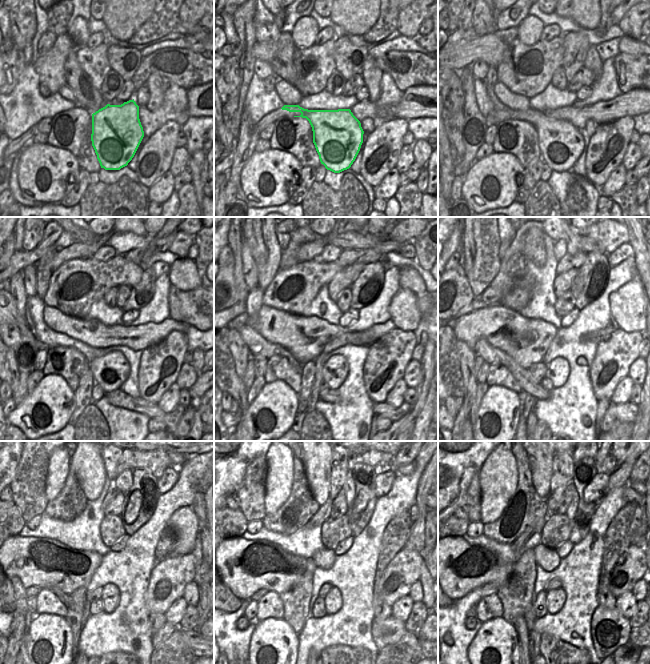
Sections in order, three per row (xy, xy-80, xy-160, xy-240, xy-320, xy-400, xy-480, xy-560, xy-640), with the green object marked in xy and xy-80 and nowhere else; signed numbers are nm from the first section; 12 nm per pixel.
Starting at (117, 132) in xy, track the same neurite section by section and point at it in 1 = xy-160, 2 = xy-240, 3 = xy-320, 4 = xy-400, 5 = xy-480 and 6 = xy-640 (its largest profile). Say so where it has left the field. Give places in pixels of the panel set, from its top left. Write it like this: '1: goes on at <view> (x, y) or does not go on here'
1: goes on at xy-160 (561, 144)
2: goes on at xy-240 (110, 371)
3: goes on at xy-320 (335, 370)
4: goes on at xy-400 (558, 369)
5: goes on at xy-480 (110, 597)
6: goes on at xy-640 (556, 598)

